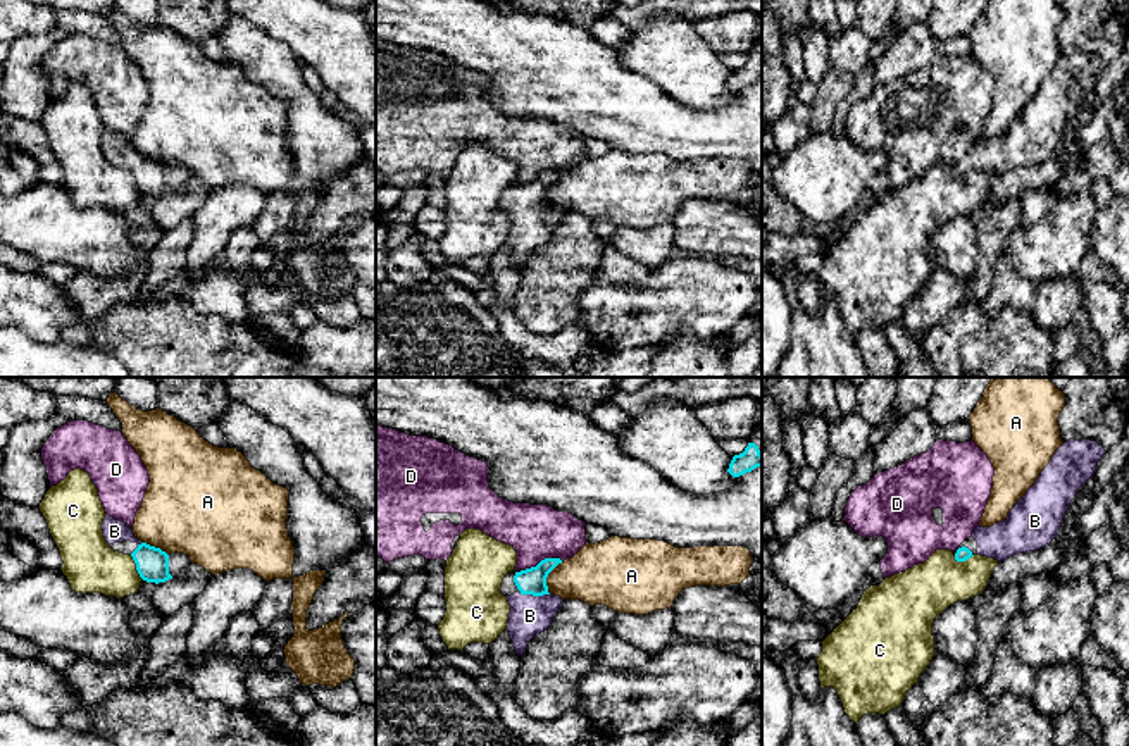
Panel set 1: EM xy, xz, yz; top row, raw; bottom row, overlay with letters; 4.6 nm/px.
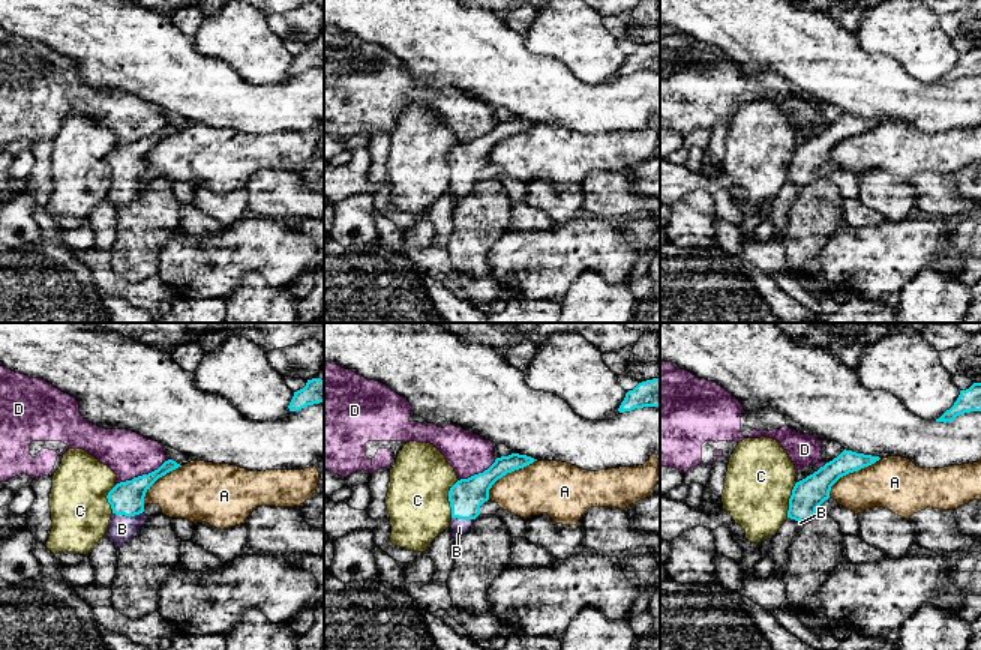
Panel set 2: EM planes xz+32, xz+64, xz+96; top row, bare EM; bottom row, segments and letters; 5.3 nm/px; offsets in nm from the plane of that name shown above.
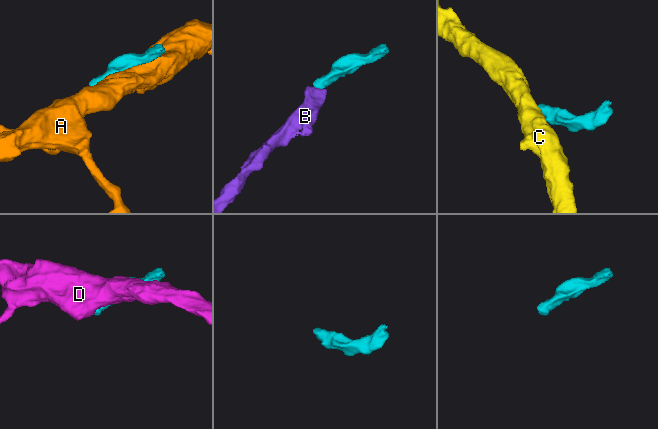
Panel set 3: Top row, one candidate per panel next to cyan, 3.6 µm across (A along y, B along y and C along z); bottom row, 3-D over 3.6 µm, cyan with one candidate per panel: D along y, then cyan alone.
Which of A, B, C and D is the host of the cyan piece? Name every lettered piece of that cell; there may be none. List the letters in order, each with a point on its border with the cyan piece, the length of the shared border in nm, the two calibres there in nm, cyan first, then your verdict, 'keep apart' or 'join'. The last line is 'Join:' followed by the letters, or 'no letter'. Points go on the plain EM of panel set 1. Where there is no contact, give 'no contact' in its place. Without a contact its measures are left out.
A: xz (547, 190) | 170 nm | 130/280 nm | keep apart
B: xz (535, 209) | 140 nm | 130/190 nm | join
C: xy (137, 181) | 140 nm | 160/260 nm | keep apart
D: xz (542, 174) | 200 nm | 130/260 nm | keep apart
Join: B

